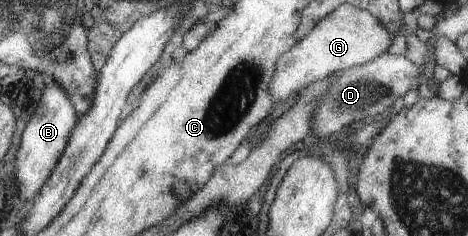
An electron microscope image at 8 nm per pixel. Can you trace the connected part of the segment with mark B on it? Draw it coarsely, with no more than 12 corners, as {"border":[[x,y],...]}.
{"border":[[48,78],[16,155],[22,199],[35,199],[79,124]]}

